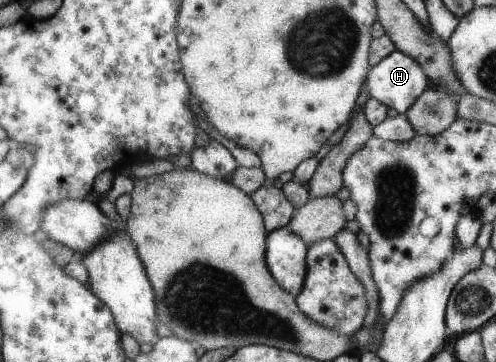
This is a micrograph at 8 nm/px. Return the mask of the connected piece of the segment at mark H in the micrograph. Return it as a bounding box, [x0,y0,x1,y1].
[365,49,432,113]

